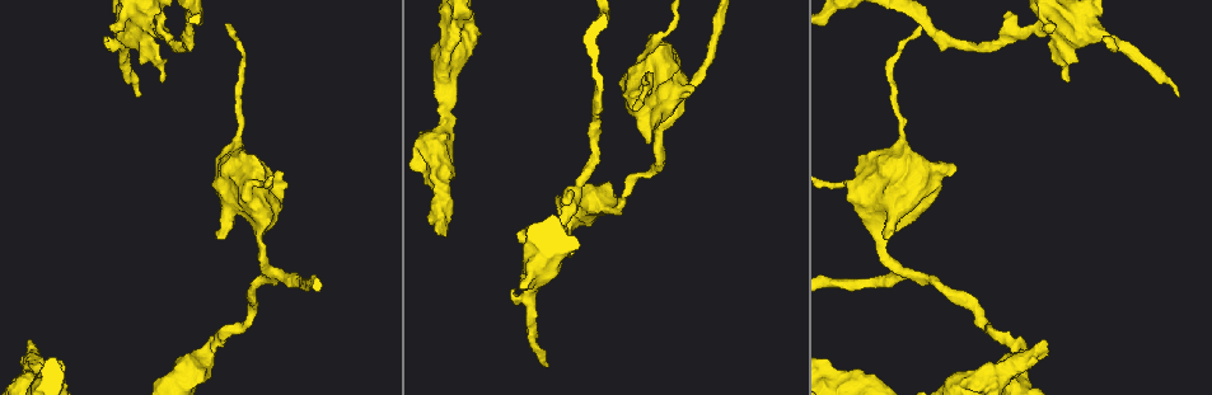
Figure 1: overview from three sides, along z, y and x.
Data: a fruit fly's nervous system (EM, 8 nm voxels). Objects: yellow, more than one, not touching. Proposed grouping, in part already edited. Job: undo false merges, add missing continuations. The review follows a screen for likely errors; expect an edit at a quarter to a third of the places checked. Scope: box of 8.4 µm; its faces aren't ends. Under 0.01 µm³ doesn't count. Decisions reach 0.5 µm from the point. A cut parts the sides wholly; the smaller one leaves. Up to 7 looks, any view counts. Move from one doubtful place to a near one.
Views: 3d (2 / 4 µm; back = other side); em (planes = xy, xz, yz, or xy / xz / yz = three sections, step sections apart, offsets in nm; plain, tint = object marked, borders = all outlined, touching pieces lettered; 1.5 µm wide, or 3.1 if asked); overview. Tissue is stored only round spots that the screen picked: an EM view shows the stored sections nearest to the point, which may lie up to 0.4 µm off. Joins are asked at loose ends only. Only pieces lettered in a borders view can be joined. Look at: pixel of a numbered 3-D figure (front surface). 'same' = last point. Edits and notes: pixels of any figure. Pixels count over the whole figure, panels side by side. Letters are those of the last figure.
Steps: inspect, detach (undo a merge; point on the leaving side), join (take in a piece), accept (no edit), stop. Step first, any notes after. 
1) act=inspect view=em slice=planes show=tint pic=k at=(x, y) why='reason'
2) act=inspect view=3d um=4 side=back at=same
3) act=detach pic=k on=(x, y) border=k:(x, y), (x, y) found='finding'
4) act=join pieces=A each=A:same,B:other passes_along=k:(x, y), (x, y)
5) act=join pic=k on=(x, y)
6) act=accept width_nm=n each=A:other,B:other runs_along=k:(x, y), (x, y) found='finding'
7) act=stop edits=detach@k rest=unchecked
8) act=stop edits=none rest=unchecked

act=inspect view=3d um=2 pic=1 at=(40, 354) why='thick end'

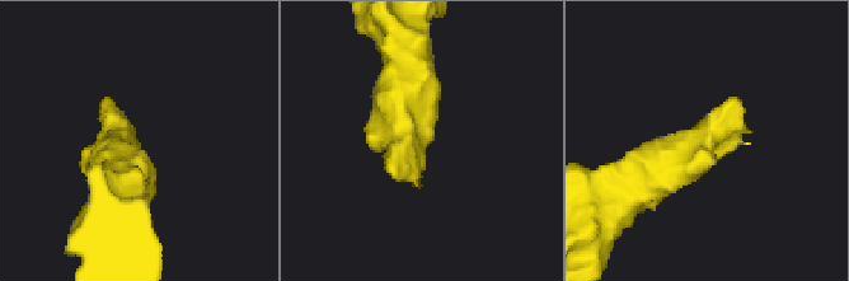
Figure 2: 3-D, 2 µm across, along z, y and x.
act=inspect view=em slice=planes show=borders pic=2 at=(133, 143) why='need the tissue'

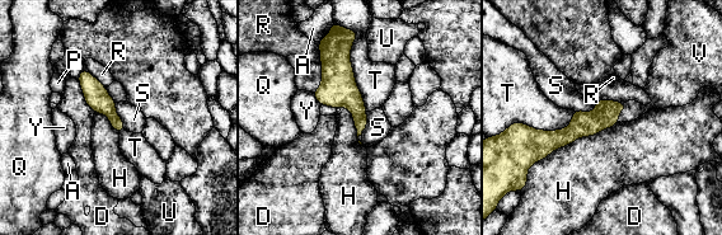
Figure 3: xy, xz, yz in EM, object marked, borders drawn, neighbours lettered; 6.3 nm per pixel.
act=join pic=3 on=(636, 109) longest_contact=H:650nm each=A:other,D:other,H:other,P:other,Q:other,R:other,S:other,T:other,U:other,V:same,Y:other passes_along=3:(584, 123), (619, 109), (636, 109) found='it goes on there'

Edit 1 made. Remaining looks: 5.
act=inspect view=em slice=planes show=borders pic=1 at=(855, 369) why='branch stops here'

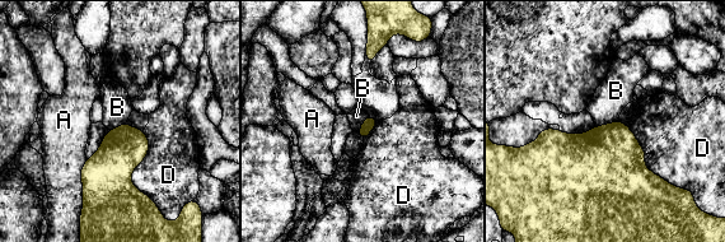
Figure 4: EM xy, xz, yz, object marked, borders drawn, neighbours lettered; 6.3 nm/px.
act=accept longest_contact=D:460nm each=A:other,B:other,D:other found='no lettered piece goes on from it'

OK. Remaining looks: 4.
act=inspect view=em slice=yz step=8 show=borders pic=1 at=(918, 29) why='thin end'

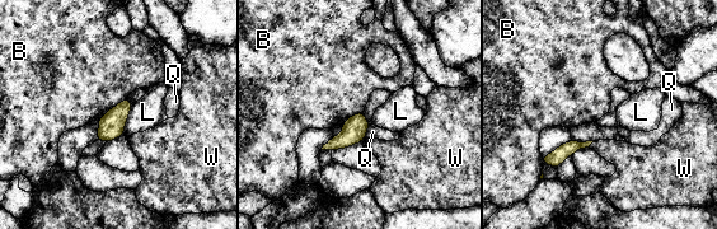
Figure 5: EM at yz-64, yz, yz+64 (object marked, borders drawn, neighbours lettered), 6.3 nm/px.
act=accept width_nm=150 each=B:other,L:other,Q:other,W:other runs_along=5:(581, 145), (544, 159) found='no lettered piece goes on from it'

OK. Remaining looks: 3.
act=stop edits=join@3 rest=unchecked

